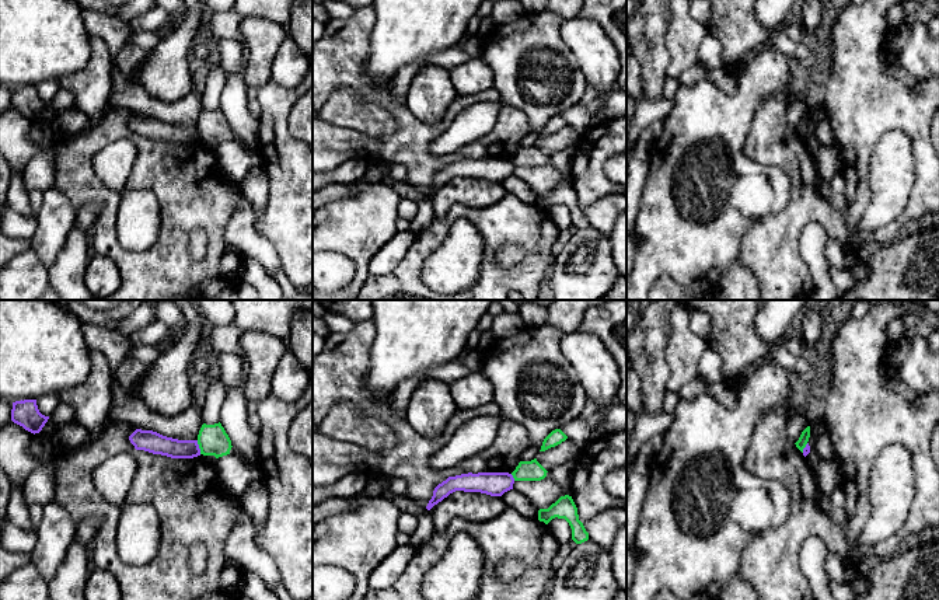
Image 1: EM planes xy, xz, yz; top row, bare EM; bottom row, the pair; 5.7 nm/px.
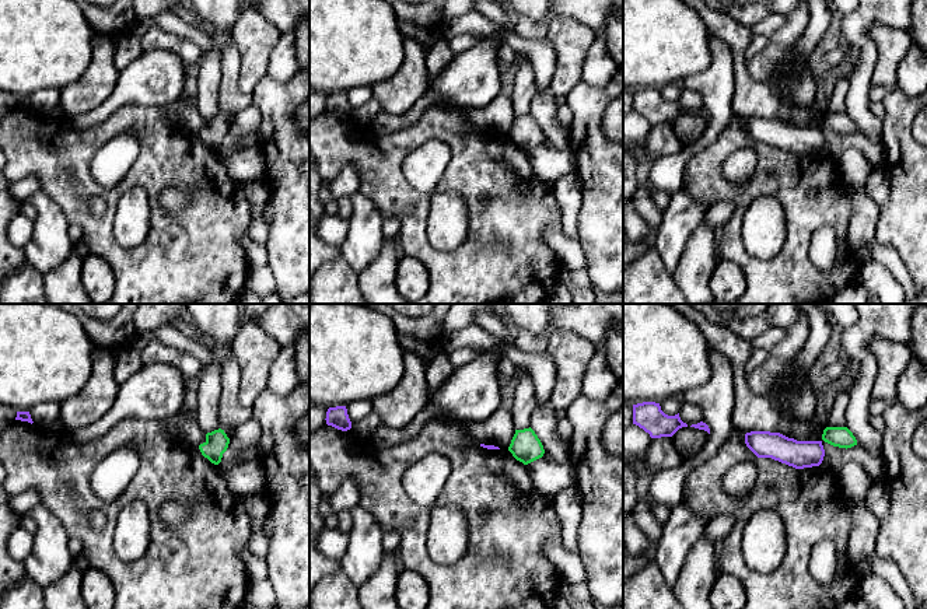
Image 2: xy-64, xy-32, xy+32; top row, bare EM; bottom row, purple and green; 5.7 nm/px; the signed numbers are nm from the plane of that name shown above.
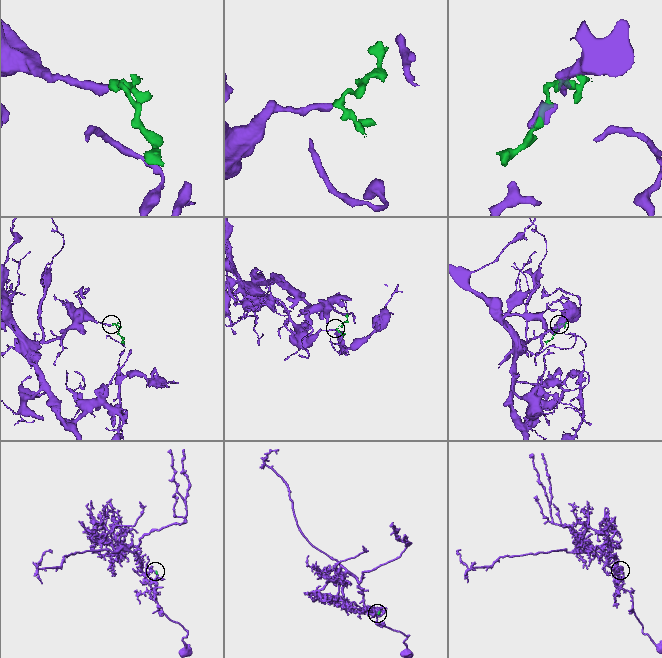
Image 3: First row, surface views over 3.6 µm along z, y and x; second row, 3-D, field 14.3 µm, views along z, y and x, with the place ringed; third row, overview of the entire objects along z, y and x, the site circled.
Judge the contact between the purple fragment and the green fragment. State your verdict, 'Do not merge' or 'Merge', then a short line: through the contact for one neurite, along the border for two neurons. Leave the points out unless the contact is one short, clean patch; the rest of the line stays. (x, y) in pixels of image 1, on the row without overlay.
Do not merge. Line: xy (196, 126), (201, 139)

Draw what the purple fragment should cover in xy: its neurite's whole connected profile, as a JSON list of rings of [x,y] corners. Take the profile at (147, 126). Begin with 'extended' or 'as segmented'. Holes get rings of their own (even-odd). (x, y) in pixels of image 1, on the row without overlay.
as segmented; [[[136,115],[129,122],[136,136],[161,140],[171,144],[193,144],[200,142],[198,126],[178,126],[153,116]]]

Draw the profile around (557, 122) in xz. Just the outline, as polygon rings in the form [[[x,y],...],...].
[[[555,115],[544,125],[540,137],[545,137],[551,133],[555,133],[555,132],[561,130],[562,128],[565,128],[566,125],[568,125],[568,122],[561,115]]]

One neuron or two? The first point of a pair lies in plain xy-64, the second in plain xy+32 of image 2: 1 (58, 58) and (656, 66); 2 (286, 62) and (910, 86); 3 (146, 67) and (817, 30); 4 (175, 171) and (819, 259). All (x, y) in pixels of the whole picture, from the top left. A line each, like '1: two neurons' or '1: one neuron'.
1: one neuron
2: one neuron
3: one neuron
4: two neurons

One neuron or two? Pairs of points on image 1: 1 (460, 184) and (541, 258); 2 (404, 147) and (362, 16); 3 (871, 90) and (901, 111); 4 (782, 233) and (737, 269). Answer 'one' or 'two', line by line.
1: two
2: one
3: one
4: two

